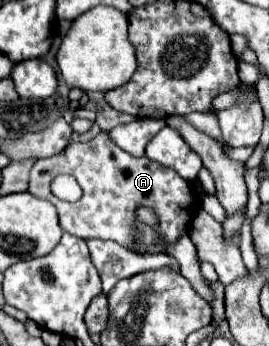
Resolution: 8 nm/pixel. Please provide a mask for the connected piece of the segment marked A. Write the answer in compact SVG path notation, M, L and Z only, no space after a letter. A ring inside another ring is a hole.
M105 131L93 141L69 143L63 153L39 159L31 169L29 193L39 199L47 199L57 207L63 231L81 239L111 239L123 247L131 247L131 237L135 231L141 231L145 245L151 245L157 239L153 229L135 221L137 205L149 205L157 211L159 233L167 241L175 241L183 231L187 231L193 215L199 209L199 199L193 185L189 187L189 183L177 171L147 157L131 157L127 151L117 147ZM57 175L71 175L77 179L83 189L83 197L77 203L61 201L51 193L51 181Z

